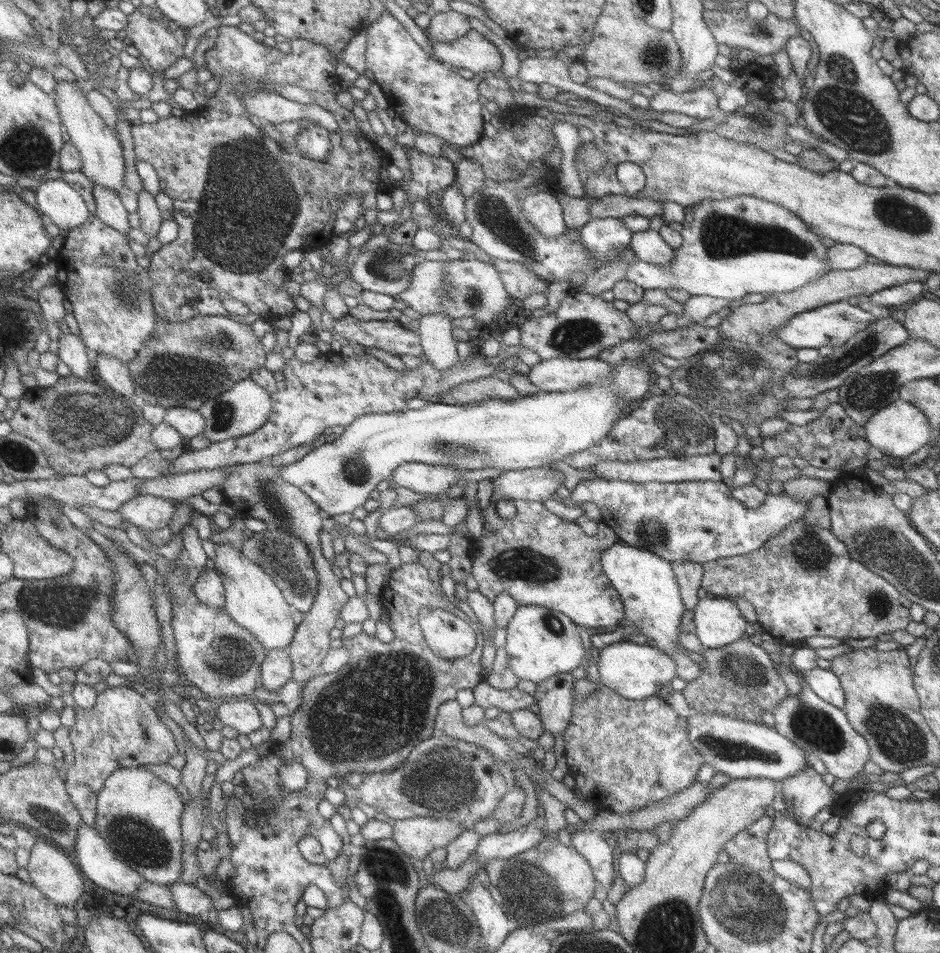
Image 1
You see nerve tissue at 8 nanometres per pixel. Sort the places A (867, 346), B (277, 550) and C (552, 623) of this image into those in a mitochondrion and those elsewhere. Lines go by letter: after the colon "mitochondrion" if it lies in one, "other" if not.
A: mitochondrion
B: mitochondrion
C: mitochondrion

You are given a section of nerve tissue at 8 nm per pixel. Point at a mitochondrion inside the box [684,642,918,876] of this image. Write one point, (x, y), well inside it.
(813, 724)

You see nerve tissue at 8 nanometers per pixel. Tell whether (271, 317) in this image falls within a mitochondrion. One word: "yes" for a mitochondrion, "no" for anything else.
no

